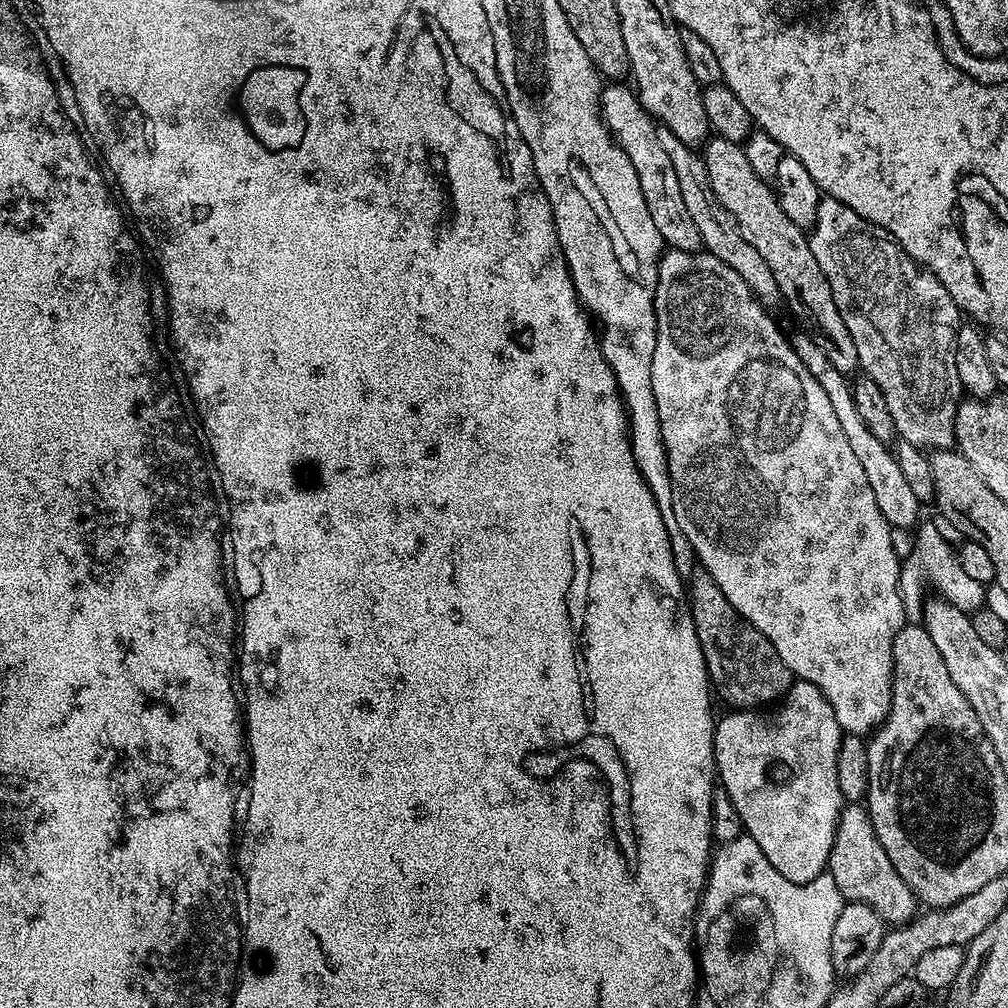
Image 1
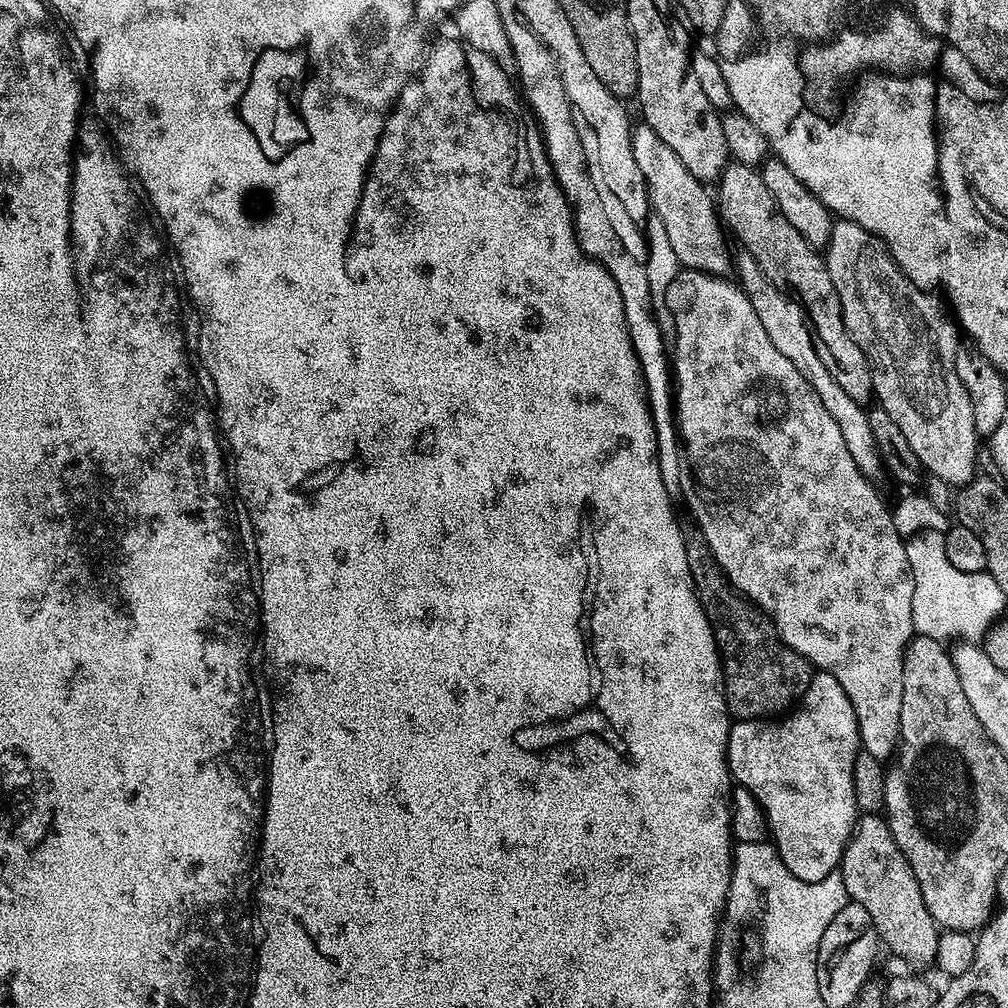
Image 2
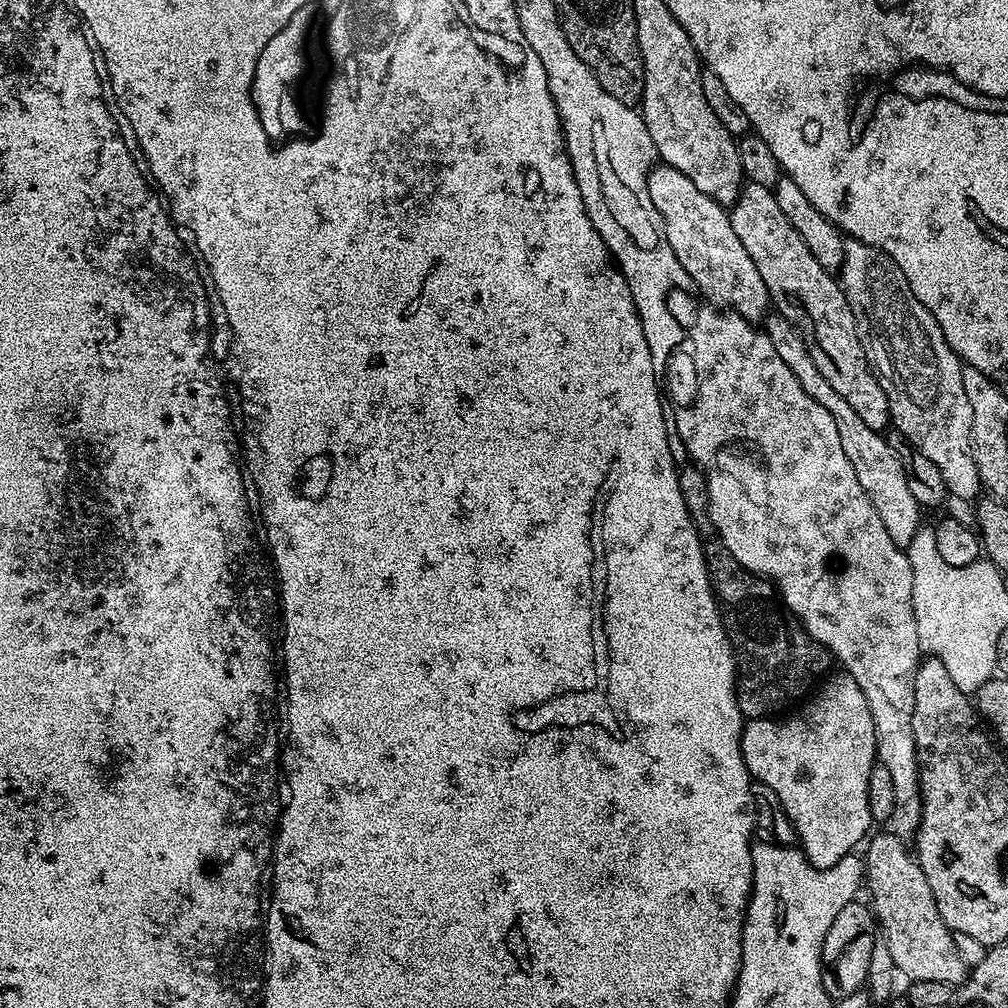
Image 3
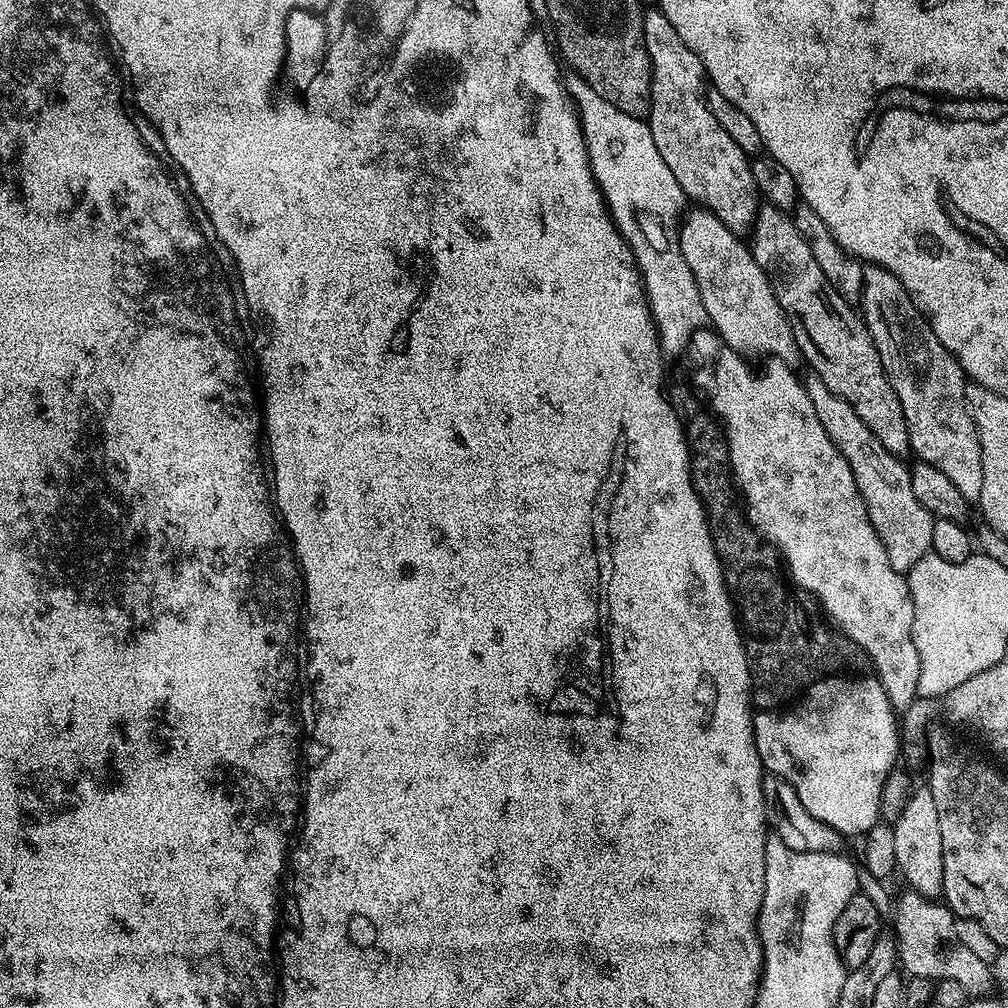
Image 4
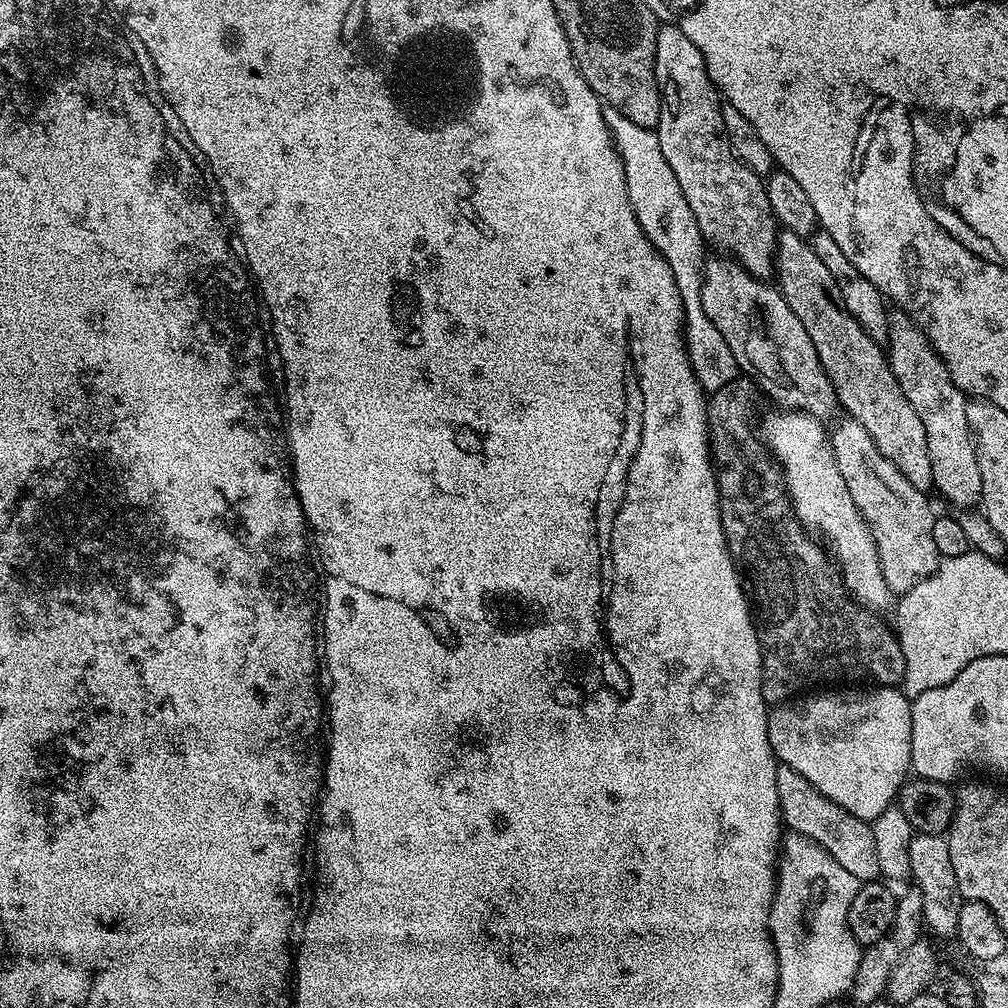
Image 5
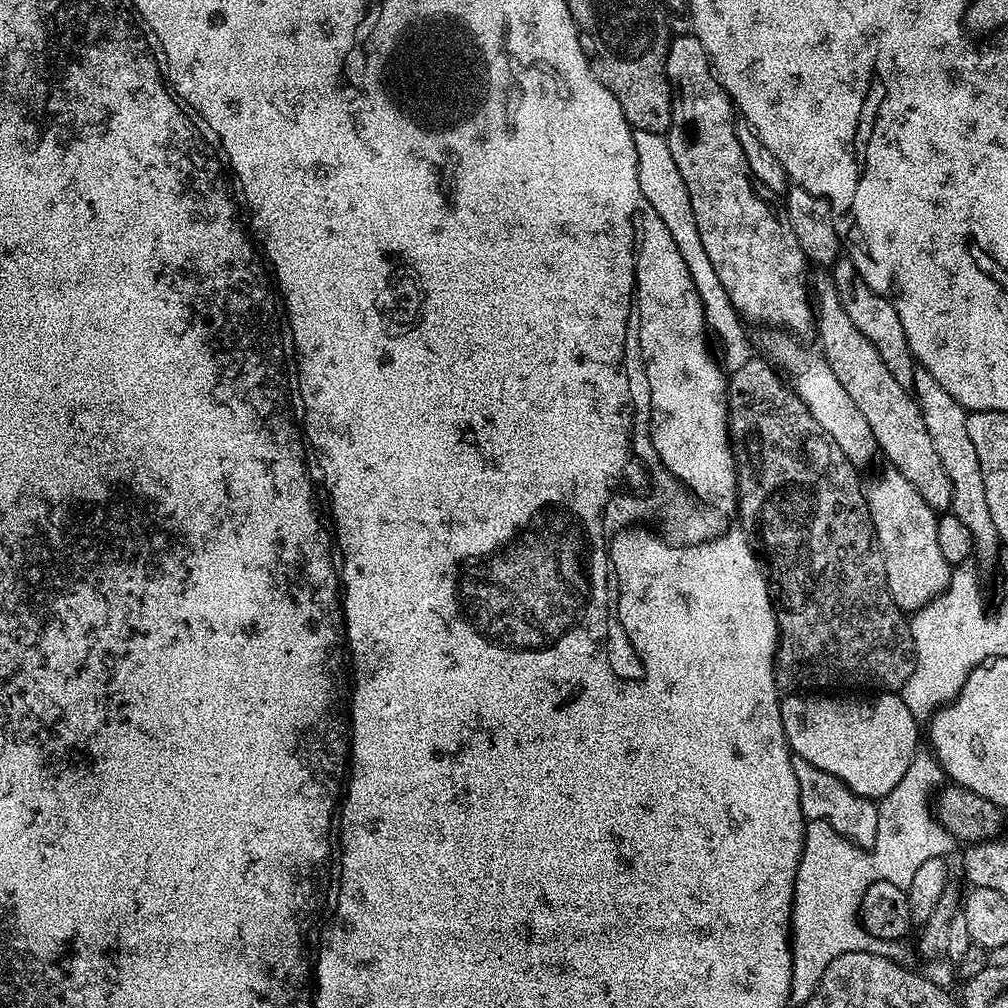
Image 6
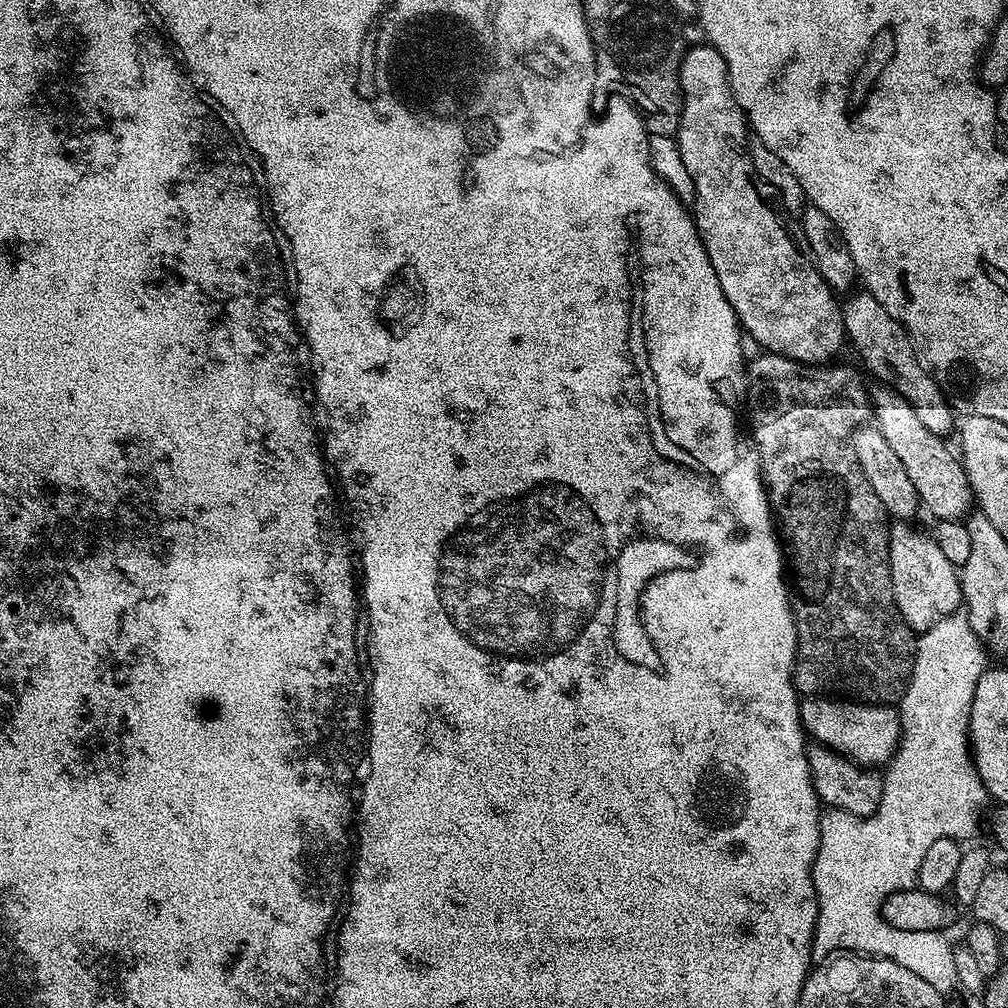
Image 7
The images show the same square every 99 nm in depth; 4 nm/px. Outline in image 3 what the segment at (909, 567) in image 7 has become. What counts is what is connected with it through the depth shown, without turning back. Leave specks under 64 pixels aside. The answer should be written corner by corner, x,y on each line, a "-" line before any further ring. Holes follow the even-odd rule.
772,314
767,317
764,328
770,342
774,342
774,350
778,350
778,358
782,358
782,362
786,362
790,370
794,370
794,378
802,382
802,390
806,390
806,394
810,394
814,402
818,402
818,406
826,406
830,418
834,418
838,426
838,438
842,438
842,450
846,450
846,458
850,458
850,466
854,466
854,474
858,474
862,490
866,490
870,502
874,502
878,518
886,522
886,531
890,538
894,538
898,547
907,549
914,534
922,527
922,509
908,489
905,461
888,445
887,439
881,433
870,430
870,426
866,426
866,422
858,418
850,402
846,402
846,398
842,398
842,394
838,394
838,390
834,390
834,386
830,386
830,382
822,378
822,370
814,366
814,358
810,358
808,344
795,324
790,323
785,316

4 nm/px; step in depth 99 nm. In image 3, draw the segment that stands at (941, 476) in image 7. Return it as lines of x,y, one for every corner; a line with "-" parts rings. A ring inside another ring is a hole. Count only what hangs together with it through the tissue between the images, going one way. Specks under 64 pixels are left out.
751,182
745,183
739,198
730,205
728,217
734,226
734,234
738,234
738,242
742,242
742,246
746,246
746,254
750,254
754,266
758,266
758,274
762,274
762,282
766,282
769,301
779,315
785,316
790,323
799,328
800,335
808,344
810,358
814,358
814,366
818,366
818,370
822,370
822,378
826,378
826,382
830,382
830,386
834,386
834,390
838,390
838,394
842,394
842,398
846,398
846,402
850,402
850,406
857,412
858,418
862,418
862,422
866,422
866,426
870,426
870,430
883,433
892,424
890,402
886,398
886,390
882,390
880,378
876,375
868,354
864,350
860,332
856,329
856,319
837,277
822,266
818,266
814,254
810,254
810,246
806,246
806,242
802,242
802,234
798,234
798,230
794,230
794,226
790,226
790,218
786,218
786,214
782,214
773,189

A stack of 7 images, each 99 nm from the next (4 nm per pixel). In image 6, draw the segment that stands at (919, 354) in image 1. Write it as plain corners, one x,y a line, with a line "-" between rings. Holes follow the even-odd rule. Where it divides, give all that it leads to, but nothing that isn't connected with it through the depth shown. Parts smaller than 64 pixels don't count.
917,367
912,374
911,391
914,393
916,405
920,408
922,422
926,422
926,430
934,442
934,450
938,450
938,458
942,458
942,467
946,469
946,478
952,483
951,515
962,518
962,523
970,530
976,543
974,552
984,560
995,561
1002,547
998,530
994,526
994,518
990,518
990,505
986,502
986,485
982,483
982,470
978,466
978,453
974,450
974,442
970,442
970,434
966,430
968,412
934,378
922,367

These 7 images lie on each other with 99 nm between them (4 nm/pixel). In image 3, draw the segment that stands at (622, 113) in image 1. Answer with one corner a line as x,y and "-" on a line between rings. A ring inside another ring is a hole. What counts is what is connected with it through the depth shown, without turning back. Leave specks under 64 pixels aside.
666,163
653,167
648,174
650,198
664,220
664,233
674,250
674,258
682,262
689,281
700,287
707,303
713,308
737,312
742,318
760,322
769,315
770,301
766,282
758,274
758,266
746,254
746,246
738,242
725,205
714,202
686,174

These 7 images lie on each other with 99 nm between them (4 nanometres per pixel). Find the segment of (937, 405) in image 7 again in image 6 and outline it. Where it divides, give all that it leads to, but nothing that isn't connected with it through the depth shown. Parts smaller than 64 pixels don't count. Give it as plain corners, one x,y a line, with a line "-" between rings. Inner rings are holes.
847,258
837,260
831,265
830,275
836,283
842,310
846,310
850,322
854,322
854,326
858,326
858,330
862,330
862,334
870,338
870,346
878,350
882,362
886,362
886,370
894,374
896,381
905,386
911,385
914,361
912,351
909,350
906,342
906,330
902,330
902,318
898,318
898,310
894,310
894,306
886,298
882,298
882,294
866,286
862,274
858,274
852,260

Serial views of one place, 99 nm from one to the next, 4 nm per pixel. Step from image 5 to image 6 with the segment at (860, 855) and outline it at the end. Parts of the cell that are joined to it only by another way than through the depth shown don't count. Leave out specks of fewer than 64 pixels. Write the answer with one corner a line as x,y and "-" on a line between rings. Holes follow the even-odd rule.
799,758
793,759
794,774
798,778
800,805
805,821
821,820
826,822
840,836
847,838
851,844
859,848
871,850
876,844
878,834
878,818
880,810
877,801
867,800
865,796
854,794
841,780
832,774
826,774
810,762

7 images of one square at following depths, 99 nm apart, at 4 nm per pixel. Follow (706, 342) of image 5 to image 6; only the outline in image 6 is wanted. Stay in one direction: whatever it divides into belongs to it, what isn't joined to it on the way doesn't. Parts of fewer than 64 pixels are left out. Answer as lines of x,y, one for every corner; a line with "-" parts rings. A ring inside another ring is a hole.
633,131
632,137
634,138
636,153
638,154
638,182
642,186
642,194
646,194
646,202
650,202
650,206
654,206
654,210
658,214
658,218
662,218
666,230
670,230
670,238
674,238
674,242
682,254
682,260
686,262
686,266
690,270
690,278
702,298
704,319
709,329
714,333
715,339
717,336
724,343
723,367
729,373
742,370
742,366
746,366
746,362
753,359
754,352
748,349
748,338
740,326
740,324
742,325
742,317
730,302
730,298
726,294
722,282
718,282
718,274
714,274
714,265
710,262
710,258
702,246
702,234
698,234
698,222
694,214
694,206
690,206
690,190
686,190
686,182
682,182
682,174
678,174
678,162
674,162
674,154
670,154
667,135
658,132

